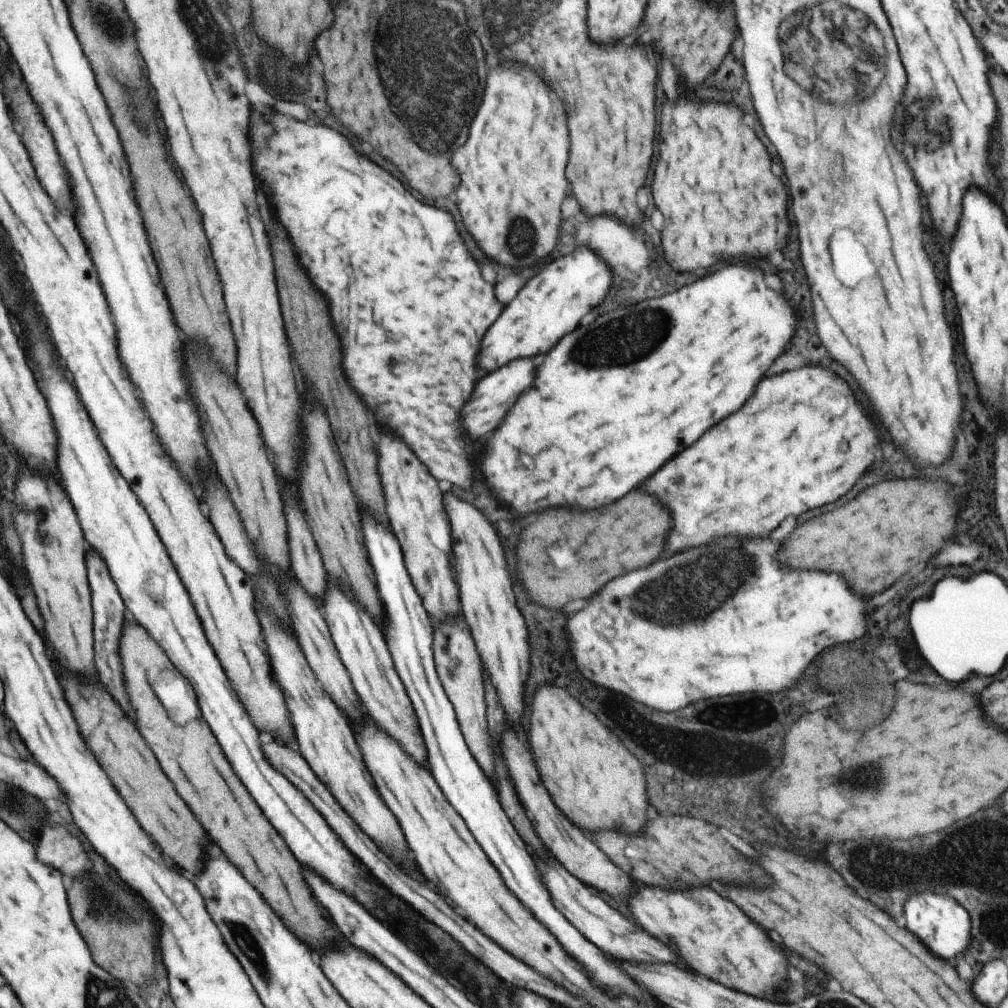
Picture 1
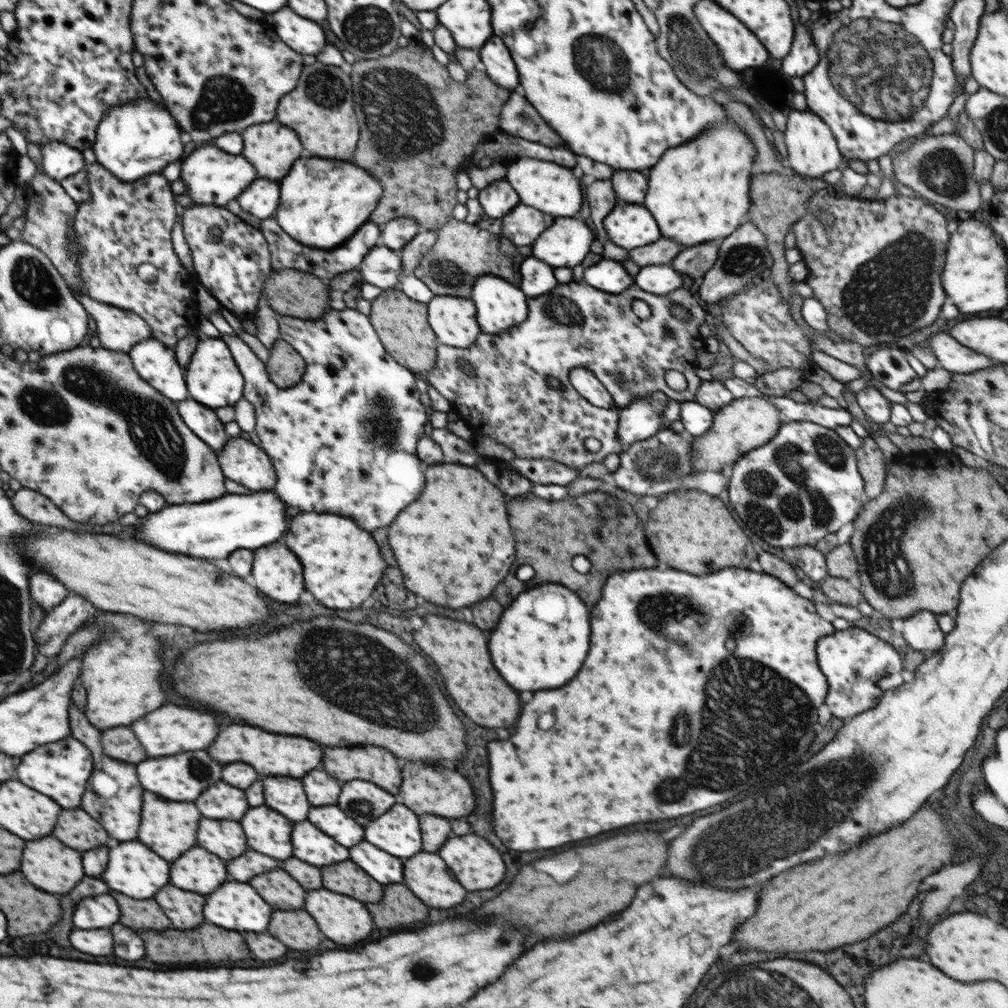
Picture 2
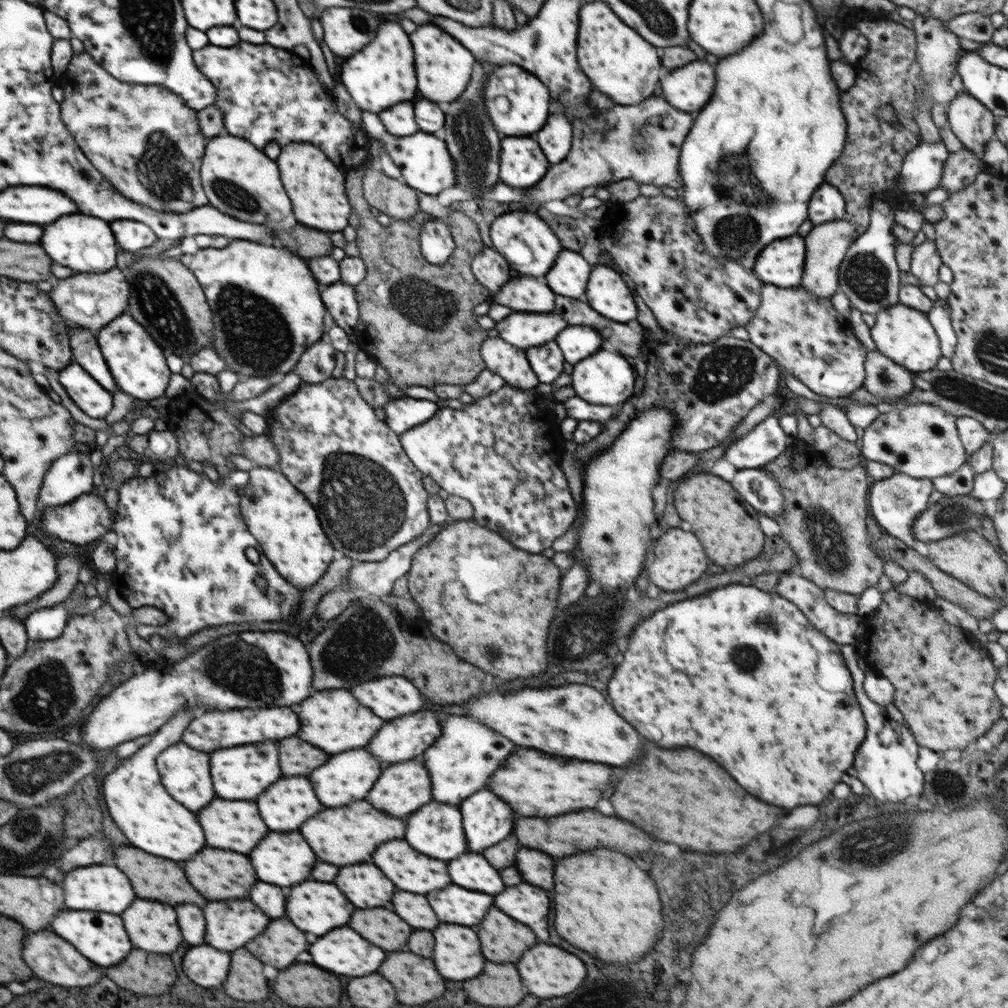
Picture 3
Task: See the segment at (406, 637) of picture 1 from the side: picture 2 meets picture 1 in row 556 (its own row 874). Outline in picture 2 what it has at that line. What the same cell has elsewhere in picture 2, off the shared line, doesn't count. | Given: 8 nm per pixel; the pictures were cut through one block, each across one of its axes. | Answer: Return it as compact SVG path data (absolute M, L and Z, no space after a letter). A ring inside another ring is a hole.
M360 842L350 848L350 860L356 862L362 870L366 870L380 884L402 882L402 862L400 858L392 858L392 854L370 846L368 842Z

